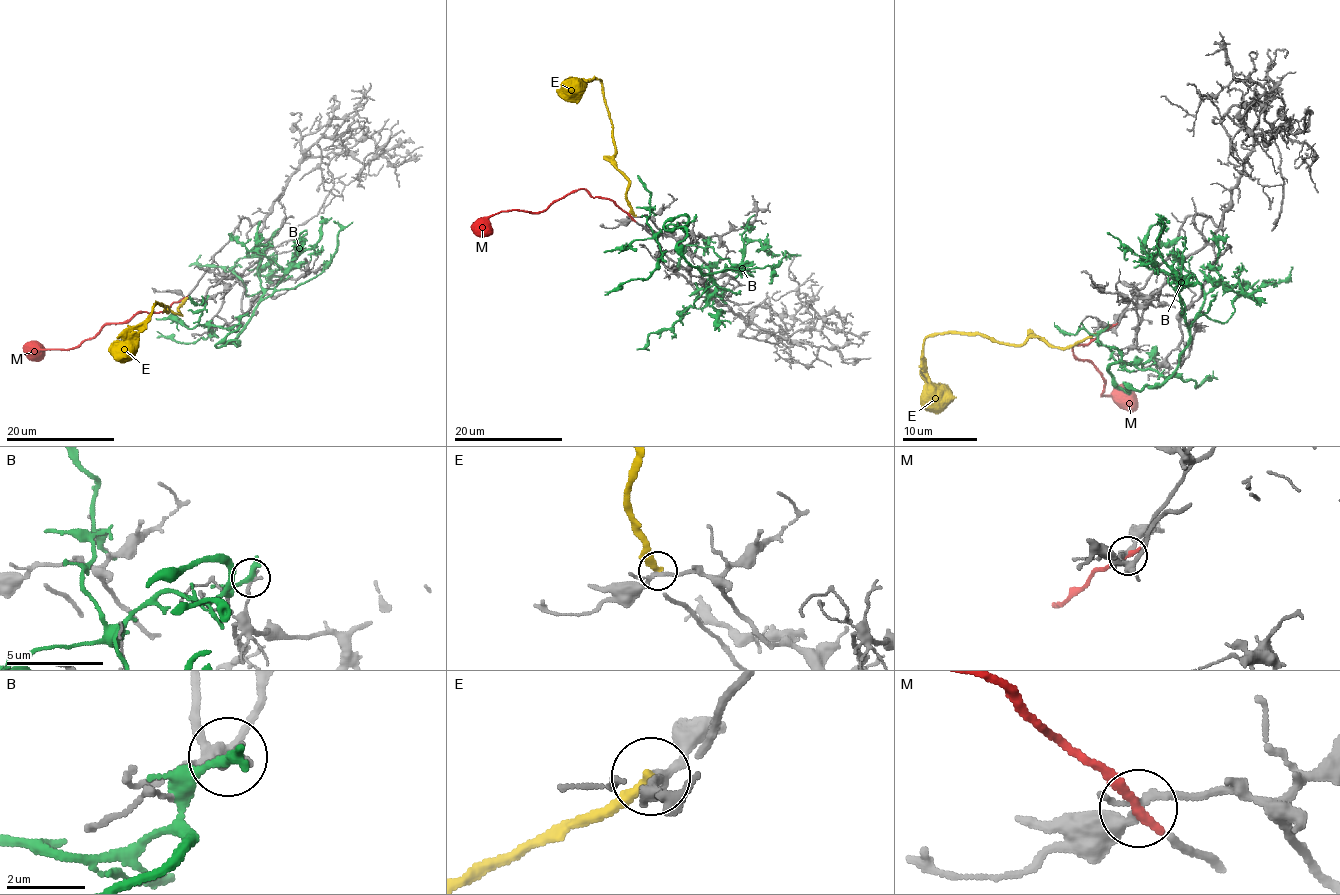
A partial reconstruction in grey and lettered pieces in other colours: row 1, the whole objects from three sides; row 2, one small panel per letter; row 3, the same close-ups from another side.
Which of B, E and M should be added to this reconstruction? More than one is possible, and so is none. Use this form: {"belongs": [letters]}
{"belongs": ["M"]}

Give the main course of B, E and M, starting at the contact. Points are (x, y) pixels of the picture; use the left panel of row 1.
B: (245, 314), (218, 347), (237, 346), (229, 343), (263, 299), (315, 278), (353, 222)
E: (187, 298), (179, 306), (180, 314), (154, 305), (145, 325), (119, 351), (119, 359)
M: (184, 298), (173, 302), (164, 312), (139, 312), (121, 323), (108, 323), (94, 336), (71, 348), (30, 352)

